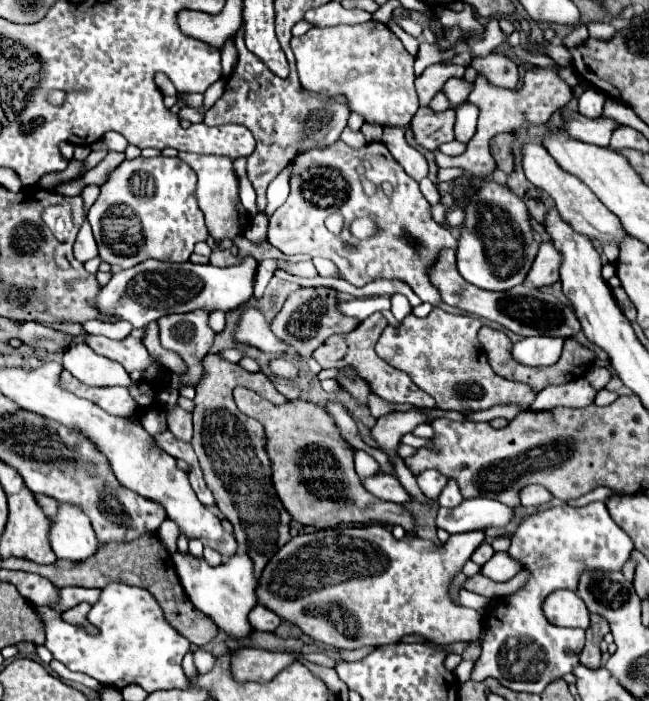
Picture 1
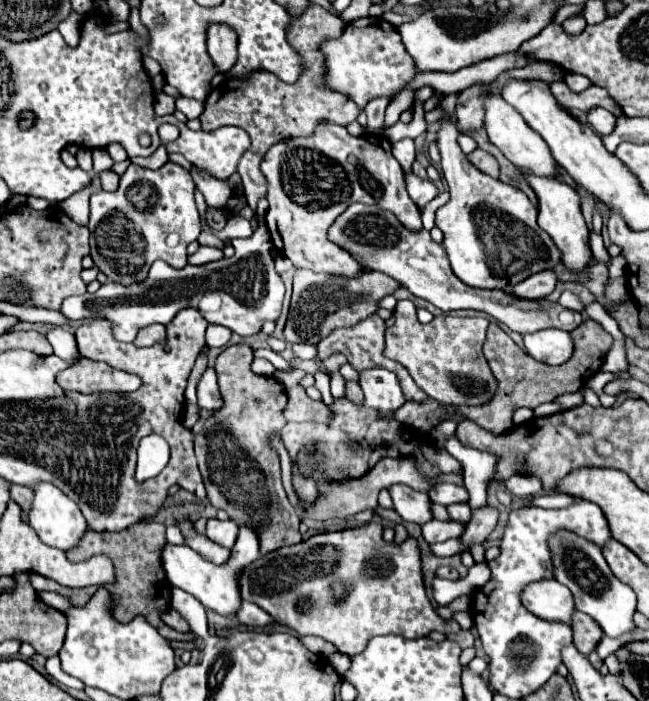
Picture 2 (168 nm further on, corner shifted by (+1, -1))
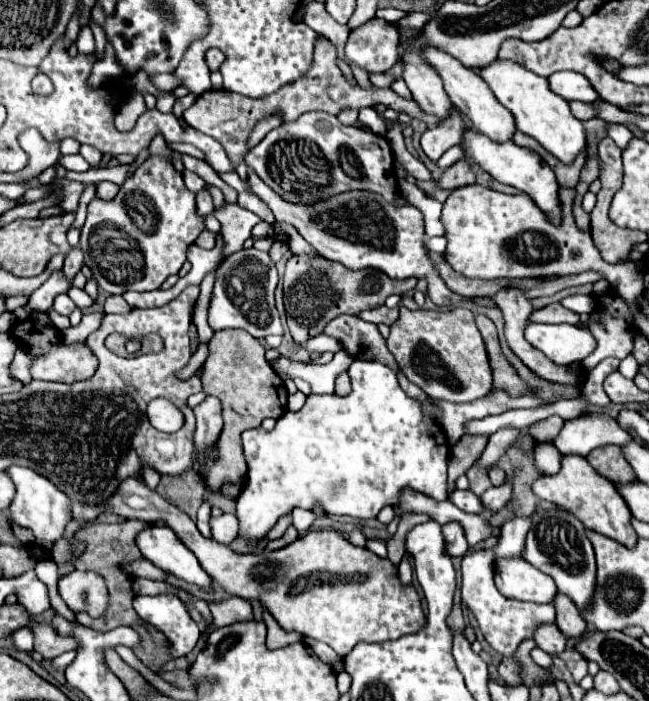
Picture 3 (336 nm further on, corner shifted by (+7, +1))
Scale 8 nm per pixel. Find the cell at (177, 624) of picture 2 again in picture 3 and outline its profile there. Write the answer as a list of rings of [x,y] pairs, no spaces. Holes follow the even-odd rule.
[[[160,593],[154,597],[134,597],[138,617],[154,625],[170,643],[174,659],[186,657],[200,639],[200,631],[188,615],[184,603],[174,593]]]

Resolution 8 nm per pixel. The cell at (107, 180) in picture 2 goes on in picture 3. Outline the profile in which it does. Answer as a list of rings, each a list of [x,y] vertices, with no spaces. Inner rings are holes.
[[[102,181],[102,183],[96,185],[96,195],[98,195],[100,199],[112,199],[112,197],[116,197],[116,193],[118,193],[118,185],[116,185],[116,183]]]

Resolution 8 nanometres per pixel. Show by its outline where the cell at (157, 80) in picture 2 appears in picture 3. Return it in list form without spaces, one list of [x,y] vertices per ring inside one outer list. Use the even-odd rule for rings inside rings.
[[[166,73],[164,75],[154,75],[152,83],[162,91],[174,91],[176,87],[180,87],[180,81],[176,77],[172,77],[172,75],[166,75]]]

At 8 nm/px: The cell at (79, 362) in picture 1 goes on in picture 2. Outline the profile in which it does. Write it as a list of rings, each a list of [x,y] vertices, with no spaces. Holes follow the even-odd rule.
[[[54,327],[52,331],[46,333],[50,345],[54,347],[54,355],[58,355],[60,359],[64,359],[70,365],[78,365],[82,361],[82,353],[78,351],[76,339],[70,331],[62,329],[62,327]]]

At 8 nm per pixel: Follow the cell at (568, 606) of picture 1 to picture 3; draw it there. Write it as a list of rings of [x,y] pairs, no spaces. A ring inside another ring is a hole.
[[[524,559],[496,561],[496,587],[504,597],[532,603],[552,603],[556,585],[552,577],[528,565]]]

